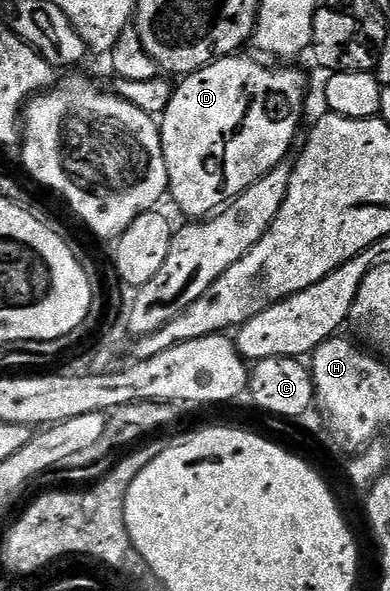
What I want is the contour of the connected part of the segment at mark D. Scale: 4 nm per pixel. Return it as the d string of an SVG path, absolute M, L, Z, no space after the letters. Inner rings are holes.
M245 53L227 55L225 59L216 59L210 65L198 69L193 75L185 75L175 84L170 105L166 105L163 115L159 116L158 126L160 128L160 144L162 153L166 161L168 170L168 191L170 199L180 206L180 211L184 217L191 217L199 221L213 213L221 210L225 205L236 199L249 187L254 185L266 173L274 170L278 164L285 162L289 158L288 150L292 147L292 142L296 139L296 134L300 131L300 118L304 115L304 75L300 71L295 71L292 65L276 65L280 67L267 67L264 63L259 63L256 59L251 59Z

